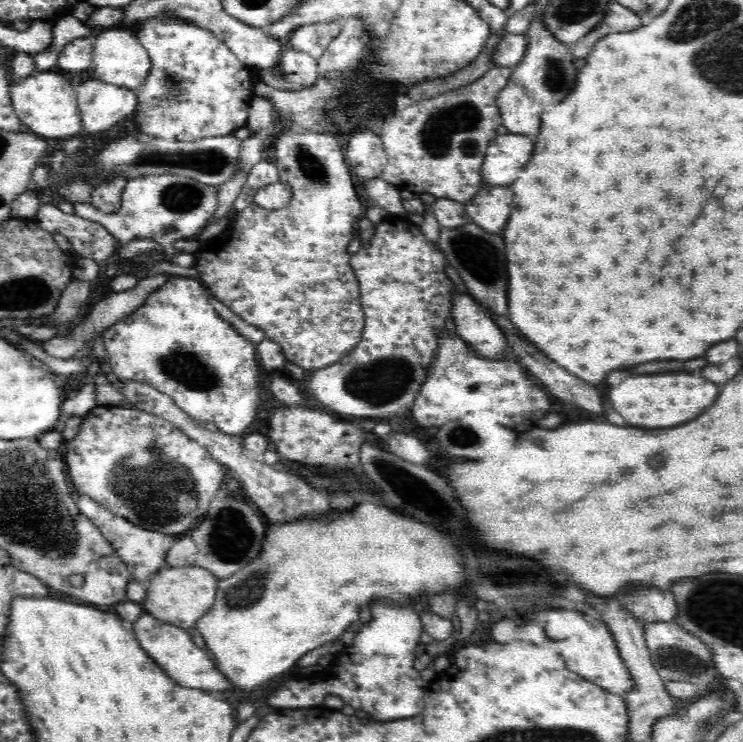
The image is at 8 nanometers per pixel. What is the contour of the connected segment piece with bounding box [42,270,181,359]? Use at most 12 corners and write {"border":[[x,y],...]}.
{"border":[[171,270],[142,278],[93,307],[70,334],[42,342],[50,356],[87,352],[97,336],[160,291]]}

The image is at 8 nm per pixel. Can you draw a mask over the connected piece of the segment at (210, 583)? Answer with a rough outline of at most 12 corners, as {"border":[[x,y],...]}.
{"border":[[165,566],[146,584],[148,614],[191,630],[216,600],[218,577]]}

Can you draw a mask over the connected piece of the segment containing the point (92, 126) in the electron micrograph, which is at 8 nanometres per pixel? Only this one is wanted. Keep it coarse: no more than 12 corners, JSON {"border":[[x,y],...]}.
{"border":[[96,78],[76,93],[83,134],[112,128],[134,89]]}

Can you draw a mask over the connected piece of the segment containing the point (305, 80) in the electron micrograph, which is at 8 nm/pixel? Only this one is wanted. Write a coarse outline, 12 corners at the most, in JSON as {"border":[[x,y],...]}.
{"border":[[284,46],[277,68],[286,81],[312,88],[318,63]]}

